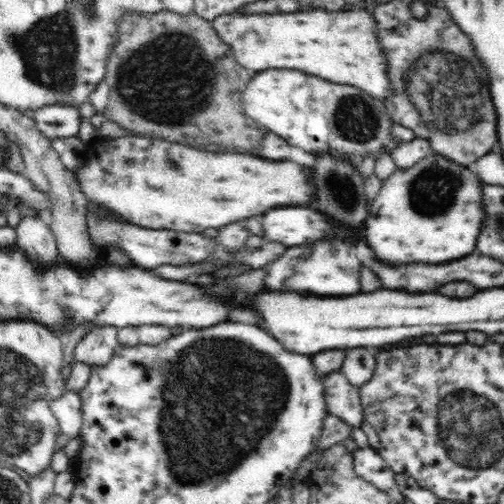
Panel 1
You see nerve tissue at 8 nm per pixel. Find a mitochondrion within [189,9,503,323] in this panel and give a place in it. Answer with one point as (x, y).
(440, 86)

